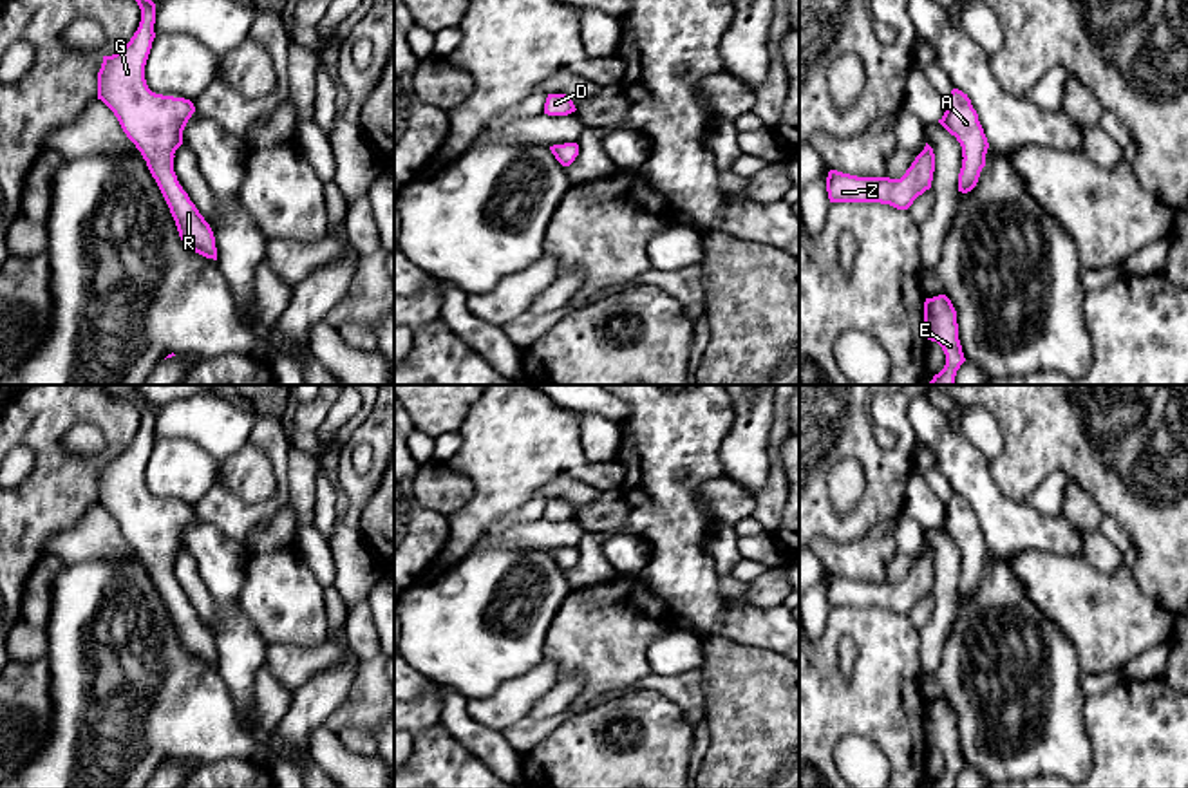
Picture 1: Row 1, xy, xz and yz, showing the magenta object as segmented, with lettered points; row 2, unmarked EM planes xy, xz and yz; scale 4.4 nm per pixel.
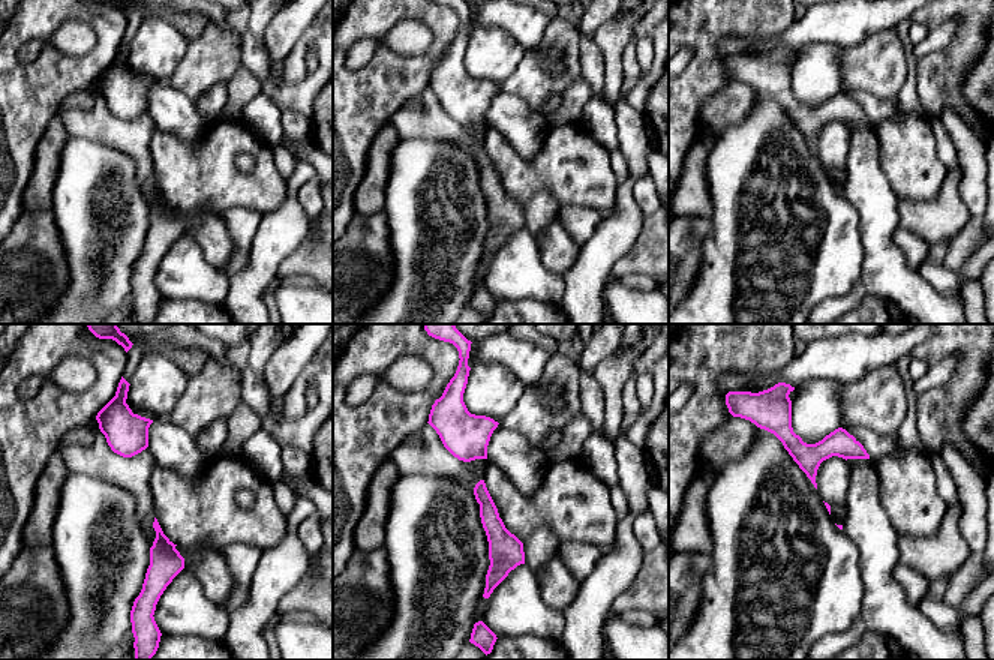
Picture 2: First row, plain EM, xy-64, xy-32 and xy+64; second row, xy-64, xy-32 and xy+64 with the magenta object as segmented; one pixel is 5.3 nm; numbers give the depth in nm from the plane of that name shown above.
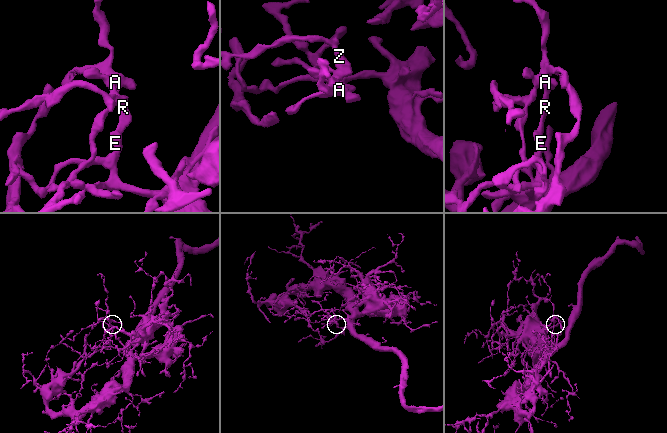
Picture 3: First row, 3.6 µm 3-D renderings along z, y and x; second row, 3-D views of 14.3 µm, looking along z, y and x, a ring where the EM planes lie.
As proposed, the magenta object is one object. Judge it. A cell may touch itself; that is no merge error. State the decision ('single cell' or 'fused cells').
single cell

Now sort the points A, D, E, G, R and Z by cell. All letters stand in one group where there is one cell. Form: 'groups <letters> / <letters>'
groups A D E G R Z

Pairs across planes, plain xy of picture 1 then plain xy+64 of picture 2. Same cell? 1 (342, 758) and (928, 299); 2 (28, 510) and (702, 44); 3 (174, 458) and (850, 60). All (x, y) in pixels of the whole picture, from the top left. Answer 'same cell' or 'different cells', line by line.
1: different cells
2: same cell
3: different cells

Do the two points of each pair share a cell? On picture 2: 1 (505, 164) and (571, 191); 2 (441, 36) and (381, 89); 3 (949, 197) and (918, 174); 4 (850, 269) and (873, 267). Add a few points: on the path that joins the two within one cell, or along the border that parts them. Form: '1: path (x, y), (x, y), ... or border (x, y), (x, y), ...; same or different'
1: path (522, 174), (555, 174); same
2: path (434, 53), (405, 81), (398, 81); same
3: border (948, 170), (942, 189), (933, 198), (906, 198); different
4: border (861, 233), (861, 278), (852, 290), (838, 296); different

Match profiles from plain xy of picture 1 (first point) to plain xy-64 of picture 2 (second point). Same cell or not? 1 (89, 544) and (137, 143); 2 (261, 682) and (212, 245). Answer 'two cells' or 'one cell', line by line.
1: one cell
2: one cell

